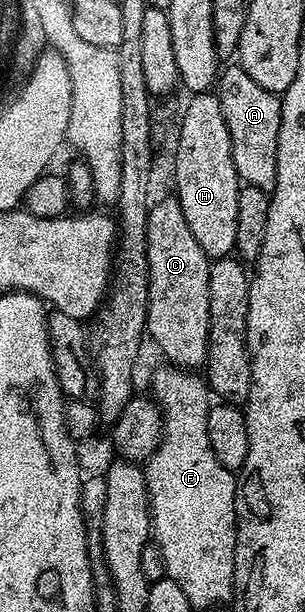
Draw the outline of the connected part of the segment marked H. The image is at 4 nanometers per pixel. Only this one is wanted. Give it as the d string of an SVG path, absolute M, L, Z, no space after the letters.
M205 92L203 94L193 94L187 99L189 102L184 106L184 115L180 118L180 135L176 138L176 190L175 197L180 199L182 212L186 212L186 224L190 224L190 232L194 232L194 240L202 244L202 252L208 254L209 259L229 257L236 249L236 237L238 236L238 192L242 185L240 177L236 175L234 168L234 156L230 148L230 128L226 128L226 116L222 116L222 104L215 93Z

